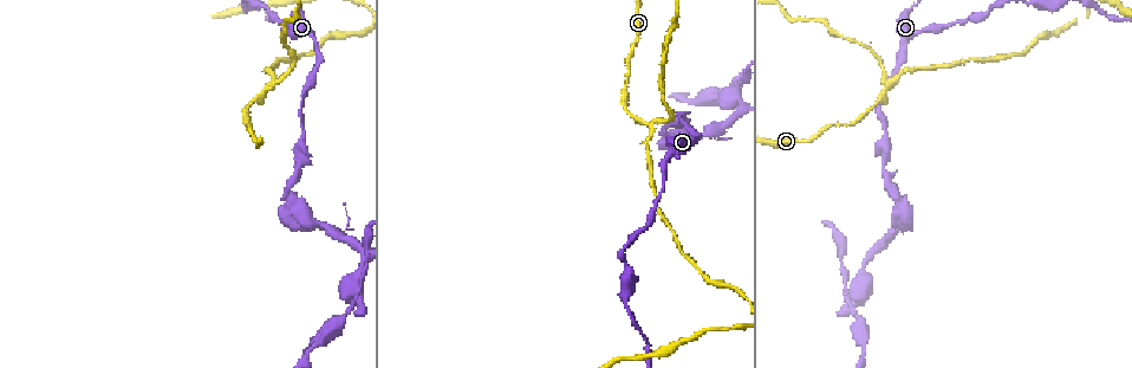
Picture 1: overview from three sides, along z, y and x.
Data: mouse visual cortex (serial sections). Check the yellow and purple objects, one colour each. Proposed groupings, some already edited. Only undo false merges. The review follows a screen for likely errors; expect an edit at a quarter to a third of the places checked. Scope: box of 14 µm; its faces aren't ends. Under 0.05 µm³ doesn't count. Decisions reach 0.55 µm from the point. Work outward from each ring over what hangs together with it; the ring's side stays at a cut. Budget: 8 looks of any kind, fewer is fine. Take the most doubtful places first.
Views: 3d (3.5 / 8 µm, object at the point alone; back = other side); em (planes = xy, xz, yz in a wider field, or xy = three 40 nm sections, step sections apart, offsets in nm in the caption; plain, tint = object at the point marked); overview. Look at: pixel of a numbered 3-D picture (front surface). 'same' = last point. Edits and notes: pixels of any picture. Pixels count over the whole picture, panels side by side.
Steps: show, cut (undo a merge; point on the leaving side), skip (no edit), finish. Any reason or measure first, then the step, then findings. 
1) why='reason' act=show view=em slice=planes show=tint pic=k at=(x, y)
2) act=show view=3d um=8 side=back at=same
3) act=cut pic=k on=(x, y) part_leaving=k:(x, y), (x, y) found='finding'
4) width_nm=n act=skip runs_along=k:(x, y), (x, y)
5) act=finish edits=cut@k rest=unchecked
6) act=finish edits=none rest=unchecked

why='arms part here' act=show view=3d um=3.5 pic=1 at=(272, 87)

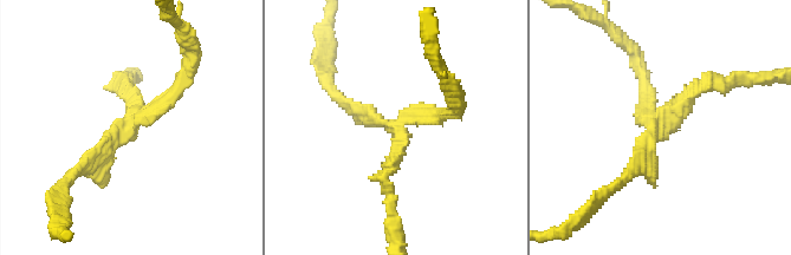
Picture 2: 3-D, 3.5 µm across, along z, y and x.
arms=3 arm_widths_nm=200,200,200 why='now the EM' act=show view=em slice=xy step=1 show=tint pic=2 at=(394, 127)

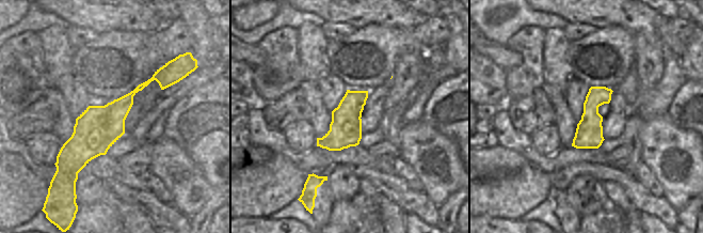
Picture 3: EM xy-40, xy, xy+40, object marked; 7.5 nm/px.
act=cut pic=2 on=(173, 95) part_leaving=2:(133, 123), (190, 72), (187, 39) found='a second cell is stuck on'

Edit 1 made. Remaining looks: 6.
act=show view=overview

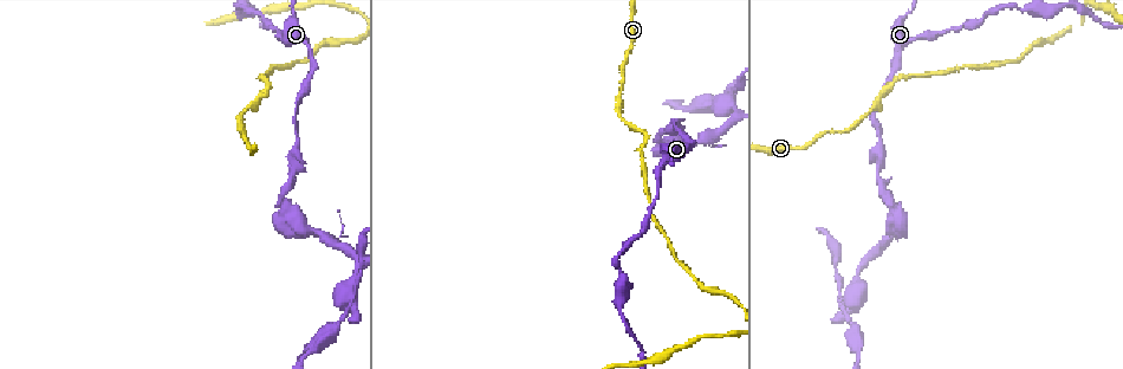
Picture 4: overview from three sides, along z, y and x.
why='narrows sharply' act=show view=3d um=8 pic=4 at=(291, 174)

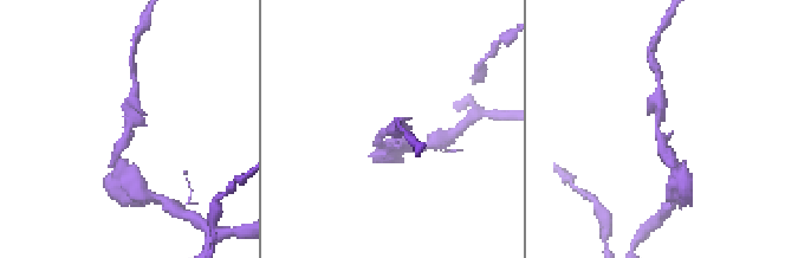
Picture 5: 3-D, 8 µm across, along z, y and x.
why='shape alone is not enough' act=show view=em slice=xy step=2 show=tint pic=5 at=(656, 130)

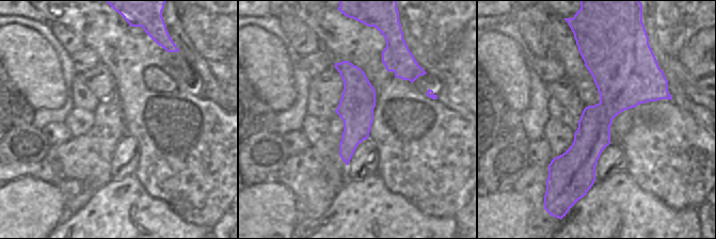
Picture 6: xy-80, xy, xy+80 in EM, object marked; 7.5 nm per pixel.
width_nm=260 act=skip runs_along=6:(587, 50), (606, 110), (582, 188) found='all the same cell'

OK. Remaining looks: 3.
why='abrupt turn' act=show view=3d um=3.5 pic=4 at=(351, 304)

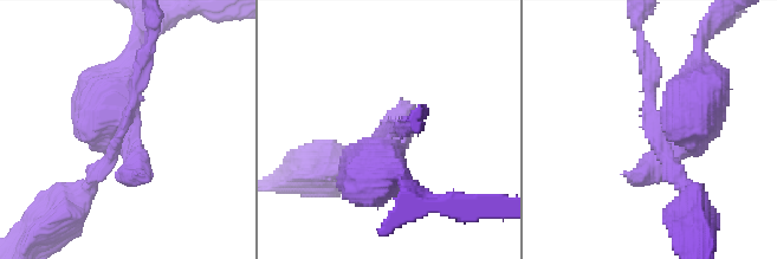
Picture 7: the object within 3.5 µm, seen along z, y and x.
why='now the EM' act=show view=em slice=xy step=1 show=tint pic=7 at=(117, 124)

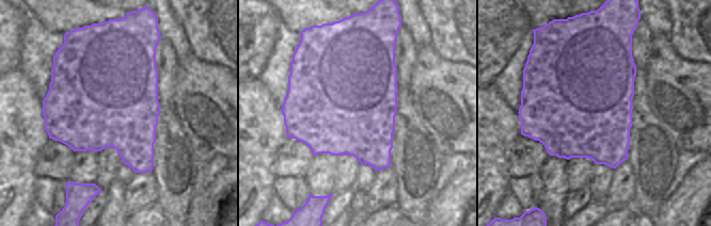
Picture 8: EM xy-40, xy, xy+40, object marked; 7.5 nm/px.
act=cut pic=7 on=(655, 69) part_leaving=7:(661, 130), (658, 141), (698, 221) found='a second cell is stuck on'

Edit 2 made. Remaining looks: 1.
act=finish edits=cut@2,cut@7 rest=unchecked

